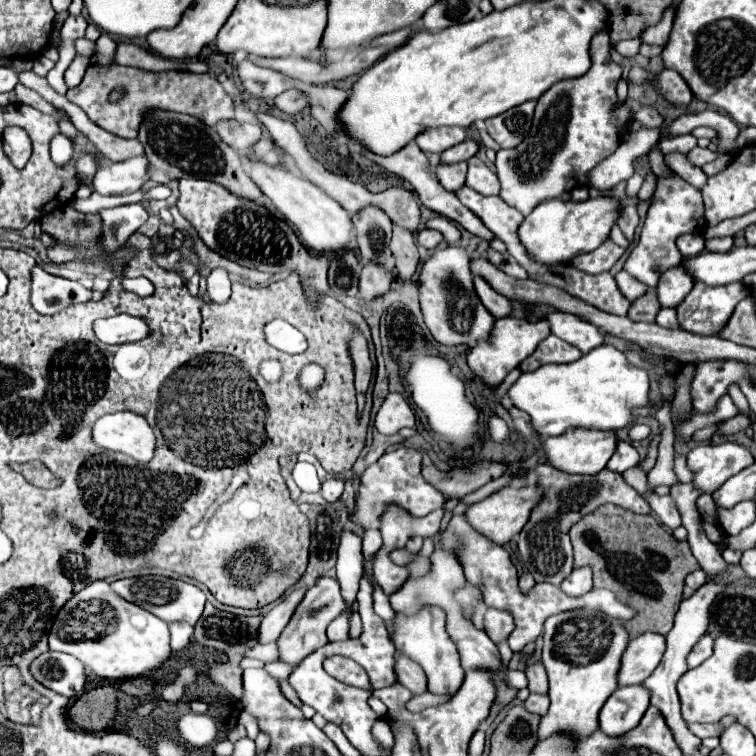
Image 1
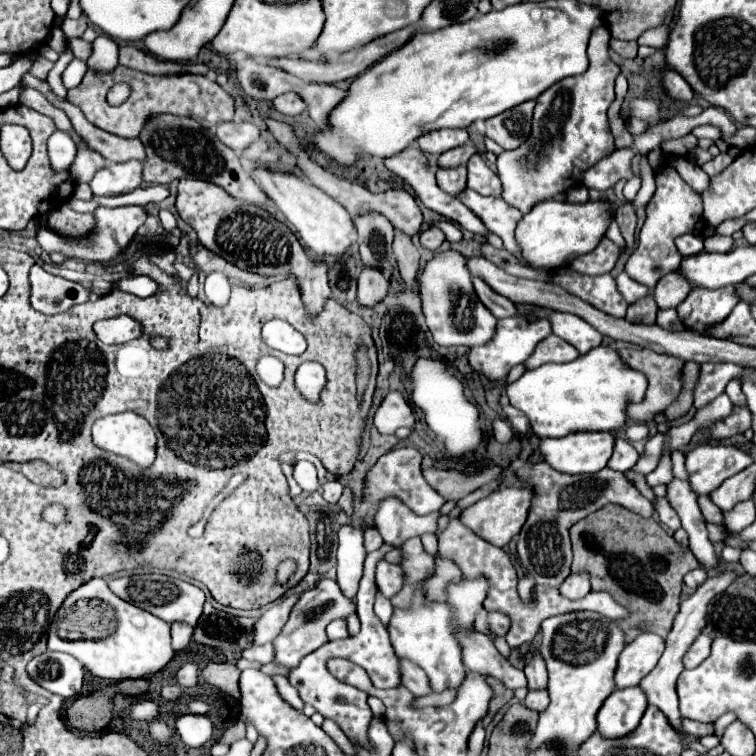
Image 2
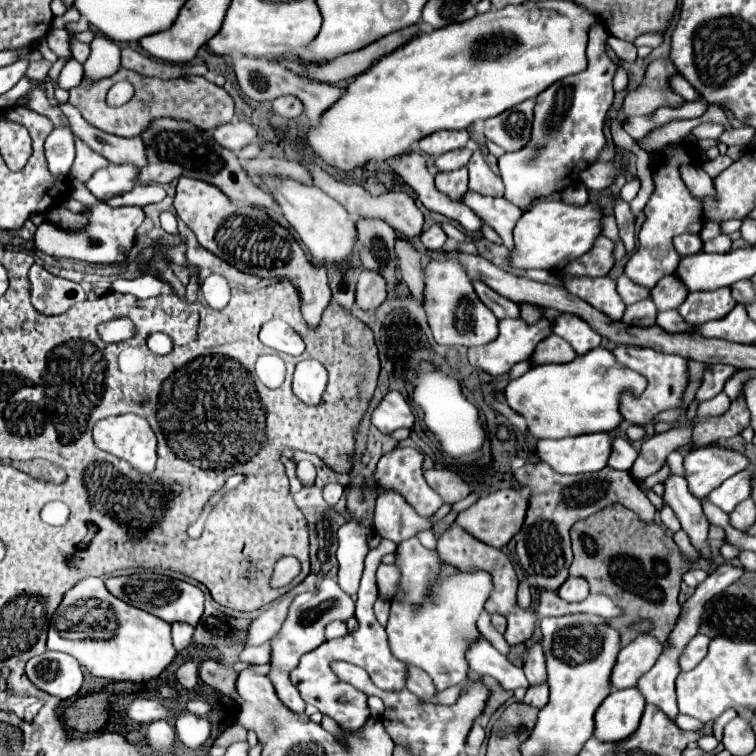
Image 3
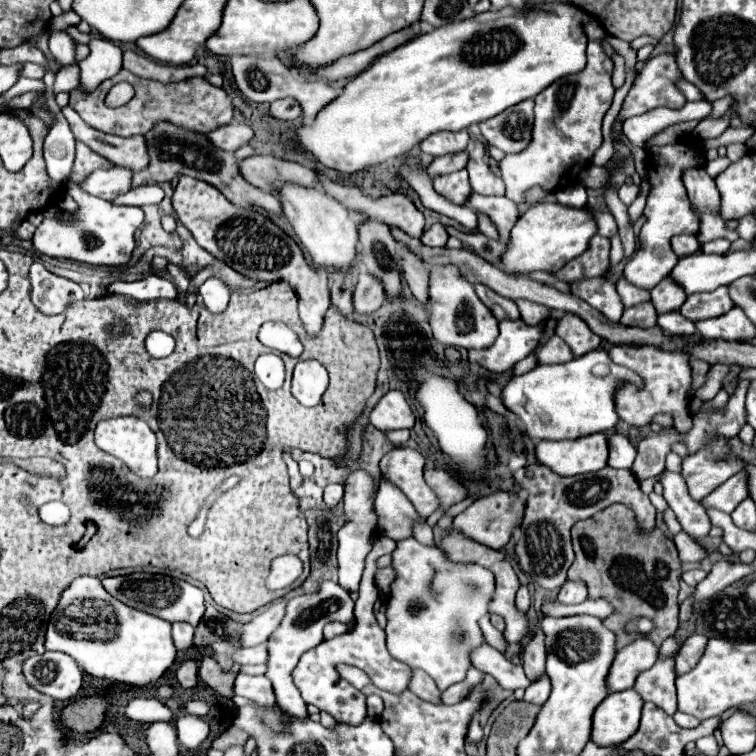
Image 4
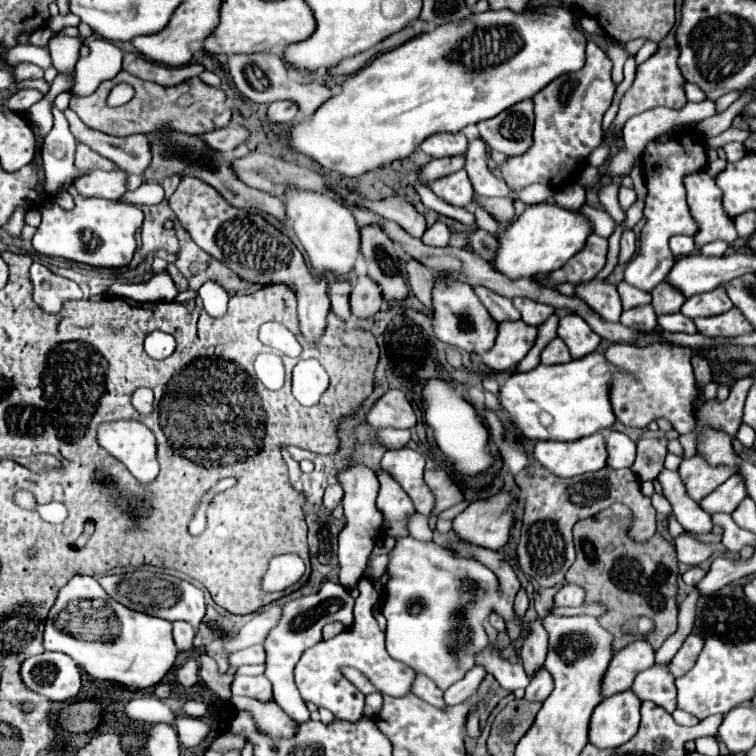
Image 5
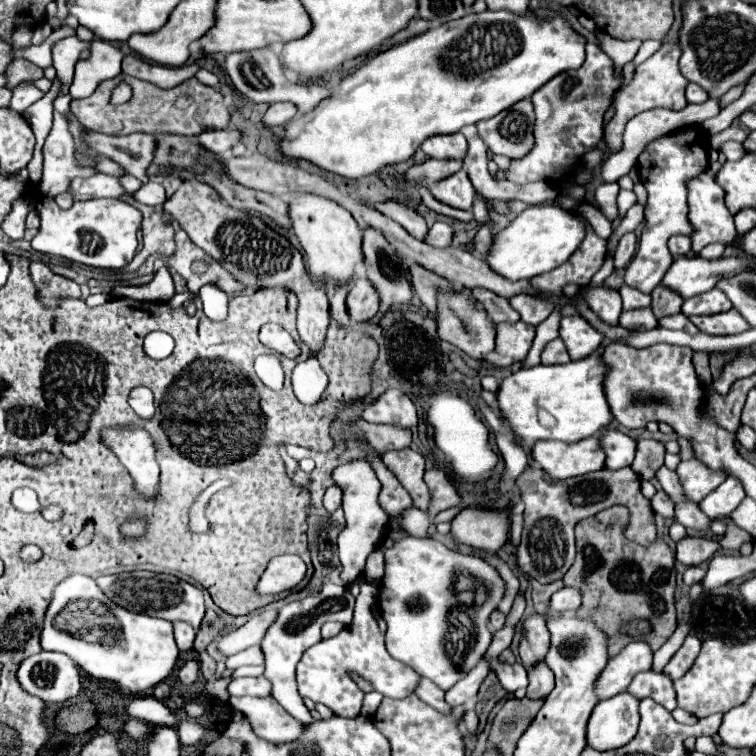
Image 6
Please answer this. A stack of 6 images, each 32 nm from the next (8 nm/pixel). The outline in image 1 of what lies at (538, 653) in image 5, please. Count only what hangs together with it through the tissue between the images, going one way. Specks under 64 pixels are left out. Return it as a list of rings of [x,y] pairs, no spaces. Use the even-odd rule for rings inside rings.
[[[528,664],[526,676],[530,680],[528,690],[532,694],[546,694],[548,692],[548,678],[546,678],[546,672],[544,672],[542,664]]]

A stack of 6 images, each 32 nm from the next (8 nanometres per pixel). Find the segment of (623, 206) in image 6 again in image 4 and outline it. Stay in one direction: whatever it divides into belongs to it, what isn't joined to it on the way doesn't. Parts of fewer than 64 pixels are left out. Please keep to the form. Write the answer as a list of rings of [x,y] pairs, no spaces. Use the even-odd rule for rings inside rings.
[[[624,184],[624,186],[618,190],[620,200],[626,202],[626,204],[630,204],[630,202],[636,198],[636,194],[638,194],[638,186],[636,186],[636,184]]]

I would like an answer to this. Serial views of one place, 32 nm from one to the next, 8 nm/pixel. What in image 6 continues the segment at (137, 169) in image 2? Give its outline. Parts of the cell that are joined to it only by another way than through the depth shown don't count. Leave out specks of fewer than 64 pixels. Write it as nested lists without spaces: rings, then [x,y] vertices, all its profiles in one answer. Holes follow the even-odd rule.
[[[96,172],[90,178],[74,178],[70,182],[70,192],[74,200],[90,200],[90,198],[120,198],[124,188],[120,184],[120,176],[110,176]]]

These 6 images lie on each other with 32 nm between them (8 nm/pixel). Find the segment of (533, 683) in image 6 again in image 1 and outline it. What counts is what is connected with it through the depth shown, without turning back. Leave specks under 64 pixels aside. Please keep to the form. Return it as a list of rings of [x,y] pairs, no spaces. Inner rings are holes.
[[[530,694],[530,698],[524,702],[524,708],[532,714],[538,714],[538,716],[544,716],[548,712],[548,696],[540,696],[540,694]]]

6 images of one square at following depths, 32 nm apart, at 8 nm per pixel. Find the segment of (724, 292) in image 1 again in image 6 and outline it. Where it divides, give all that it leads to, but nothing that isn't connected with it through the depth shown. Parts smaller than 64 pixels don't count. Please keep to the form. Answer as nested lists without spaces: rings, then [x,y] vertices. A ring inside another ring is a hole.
[[[714,288],[710,292],[704,292],[700,296],[684,300],[682,314],[686,314],[686,316],[708,316],[708,314],[726,312],[730,308],[732,308],[732,304],[730,304],[728,296],[722,290]]]

